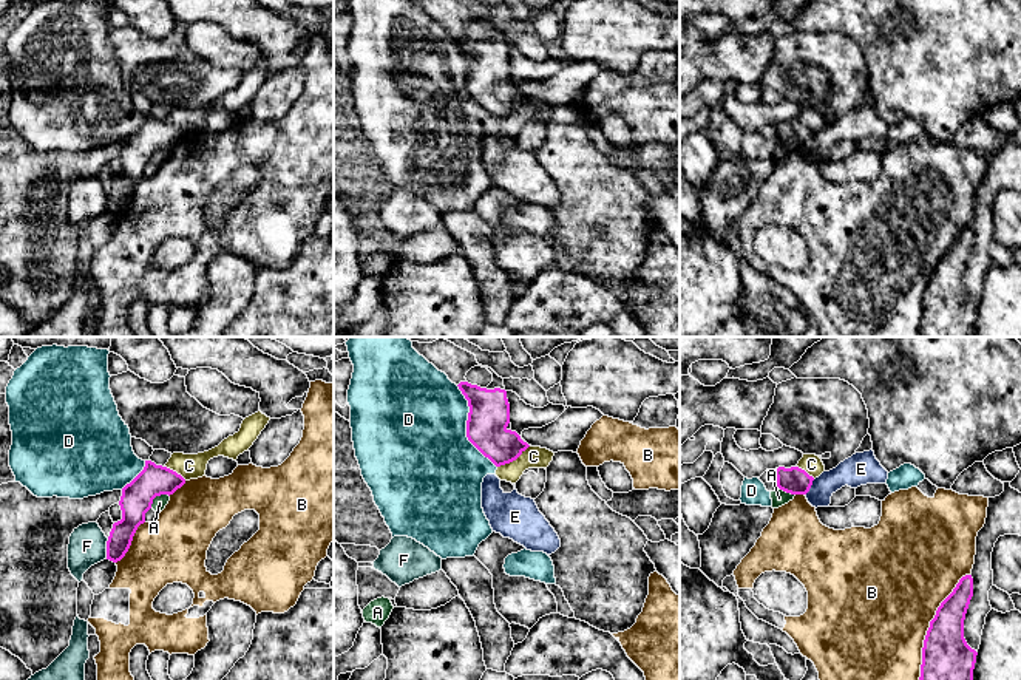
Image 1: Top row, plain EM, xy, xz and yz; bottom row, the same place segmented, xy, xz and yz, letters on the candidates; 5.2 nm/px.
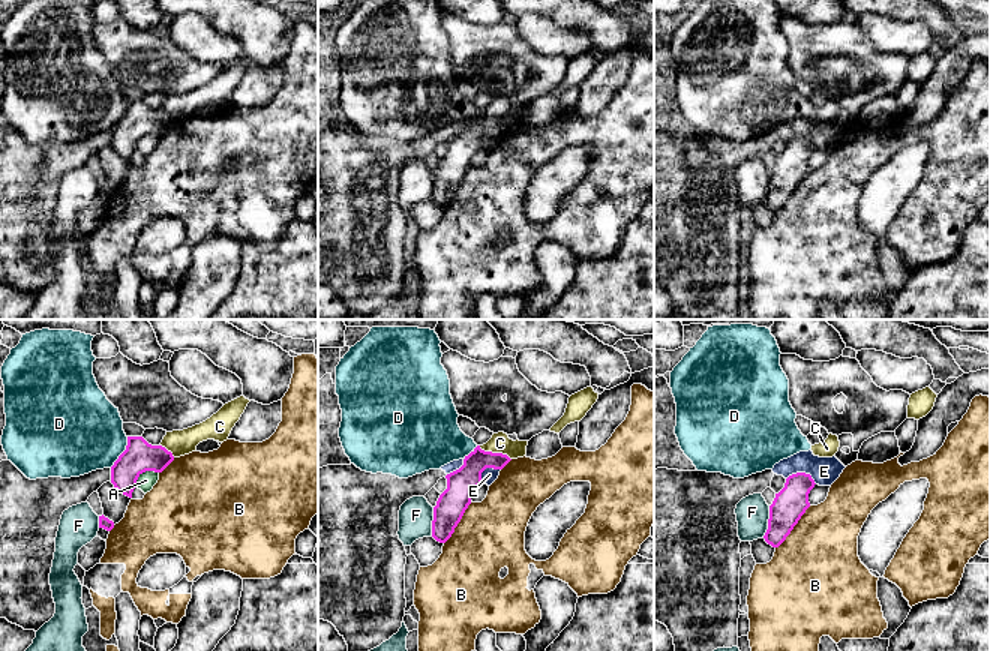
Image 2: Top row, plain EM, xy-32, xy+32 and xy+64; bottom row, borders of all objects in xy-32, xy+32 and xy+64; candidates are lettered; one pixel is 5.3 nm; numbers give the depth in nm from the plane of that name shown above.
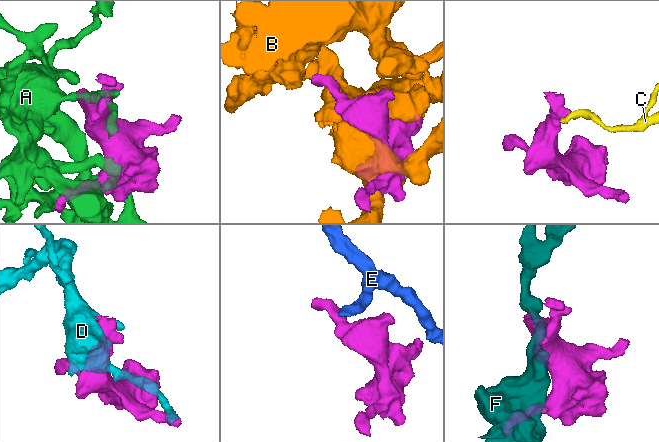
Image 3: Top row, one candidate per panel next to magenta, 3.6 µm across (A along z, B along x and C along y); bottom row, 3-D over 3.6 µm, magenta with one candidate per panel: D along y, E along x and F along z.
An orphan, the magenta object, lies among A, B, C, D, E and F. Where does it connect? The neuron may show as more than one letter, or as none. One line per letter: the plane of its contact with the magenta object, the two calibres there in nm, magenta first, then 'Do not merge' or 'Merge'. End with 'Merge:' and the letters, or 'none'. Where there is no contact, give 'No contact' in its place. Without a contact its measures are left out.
A: Touches magenta in xy. Thickness 170 nm (magenta) against 70 nm. Do not merge
B: Touches magenta in yz. Thickness 260 nm (magenta) against 480 nm. Do not merge
C: Touches magenta in xz. Thickness 220 nm (magenta) against 110 nm. Do not merge
D: Touches magenta in xz. Thickness 220 nm (magenta) against 500 nm. Do not merge
E: Touches magenta in yz. Thickness 140 nm (magenta) against 160 nm. Do not merge
F: Touches magenta in xy. Thickness 130 nm (magenta) against 190 nm. Do not merge
Merge: none

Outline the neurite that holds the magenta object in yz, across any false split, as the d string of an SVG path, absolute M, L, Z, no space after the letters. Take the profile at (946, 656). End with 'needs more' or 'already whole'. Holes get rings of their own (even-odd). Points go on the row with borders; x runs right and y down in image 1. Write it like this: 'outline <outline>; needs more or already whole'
outline M965 575L938 607L924 640L919 680L973 680L978 652L964 638L972 597L973 578Z; already whole

